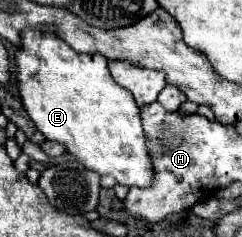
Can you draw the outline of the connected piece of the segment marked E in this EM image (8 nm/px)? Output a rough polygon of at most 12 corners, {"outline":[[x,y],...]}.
{"outline":[[26,28],[18,88],[46,140],[122,186],[152,156],[102,54]]}

